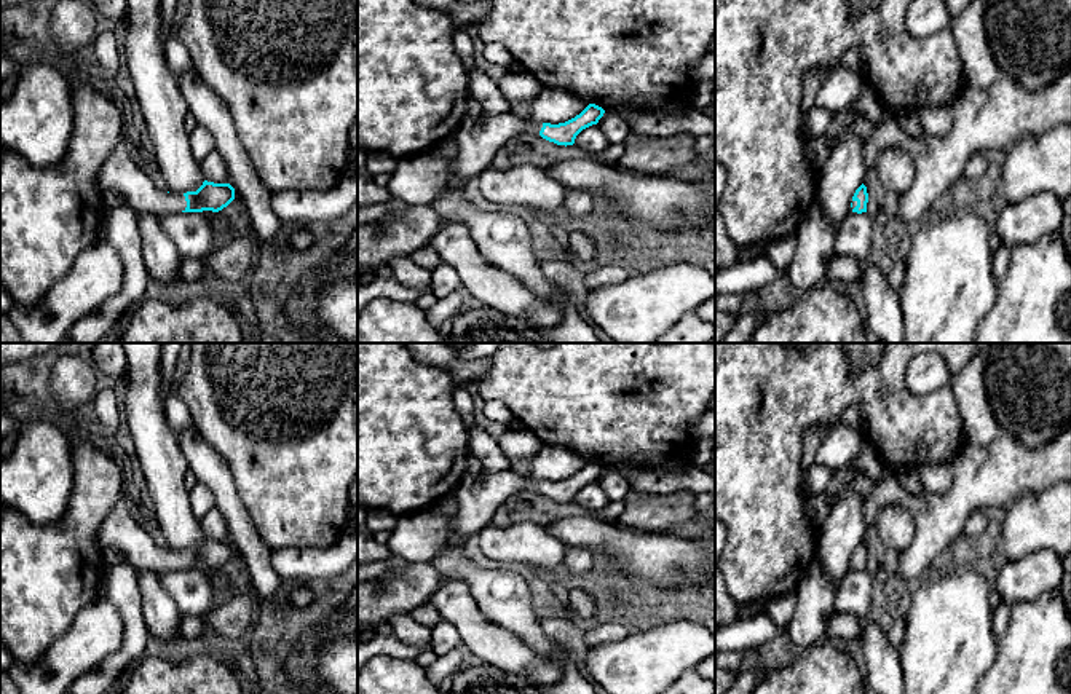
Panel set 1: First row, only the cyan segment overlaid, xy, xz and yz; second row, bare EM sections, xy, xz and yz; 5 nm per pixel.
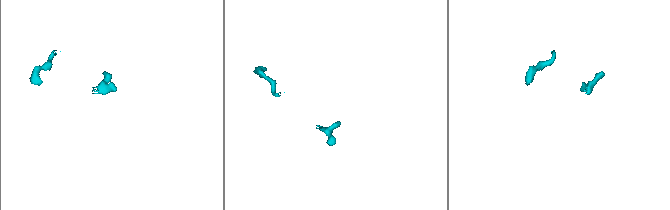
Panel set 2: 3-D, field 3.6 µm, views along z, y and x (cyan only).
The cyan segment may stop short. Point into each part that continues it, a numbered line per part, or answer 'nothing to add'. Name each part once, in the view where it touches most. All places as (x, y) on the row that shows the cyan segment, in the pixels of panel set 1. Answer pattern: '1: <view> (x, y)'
1: xy (123, 182)

